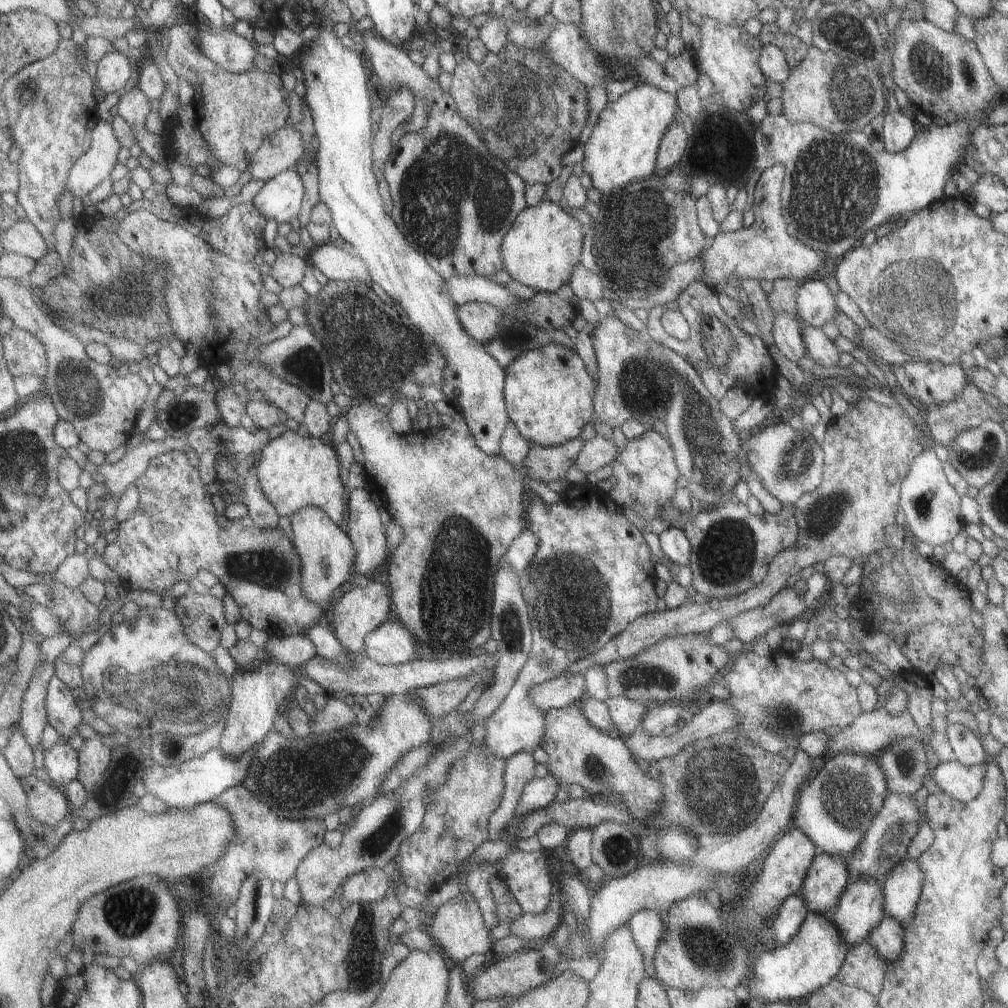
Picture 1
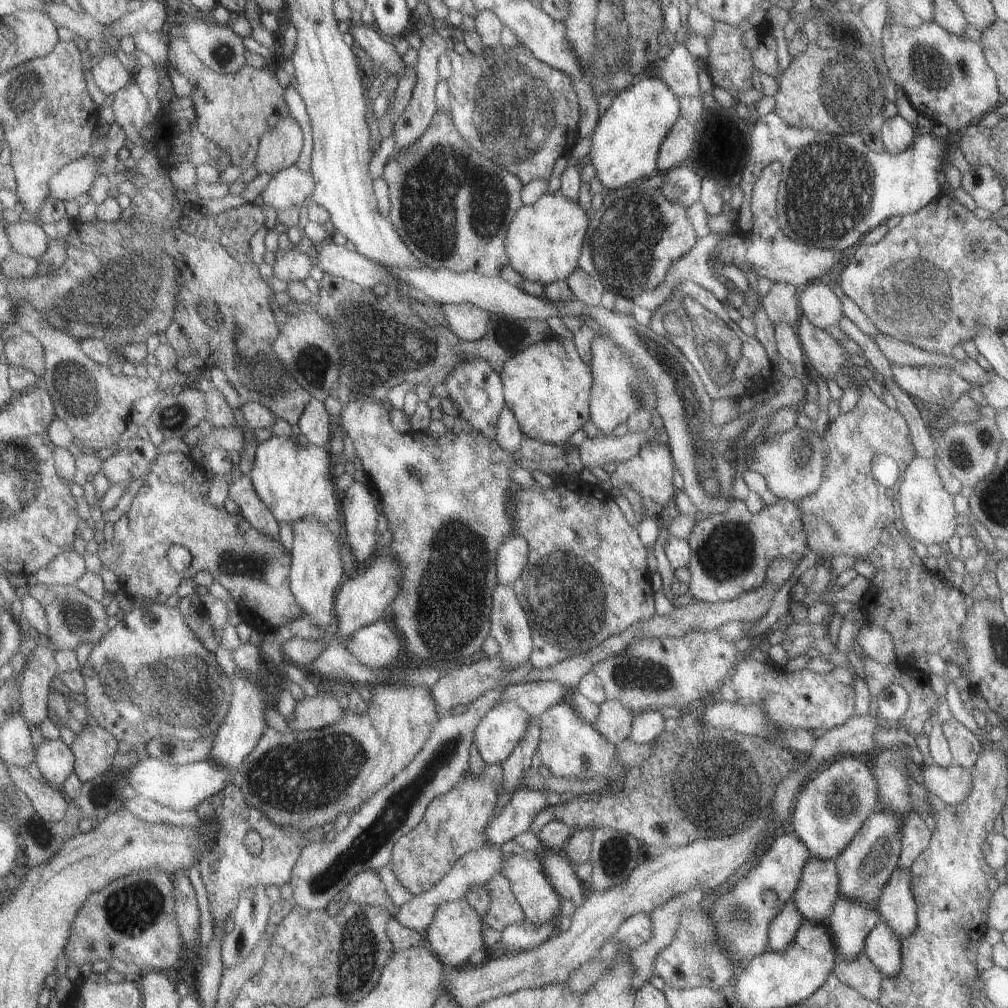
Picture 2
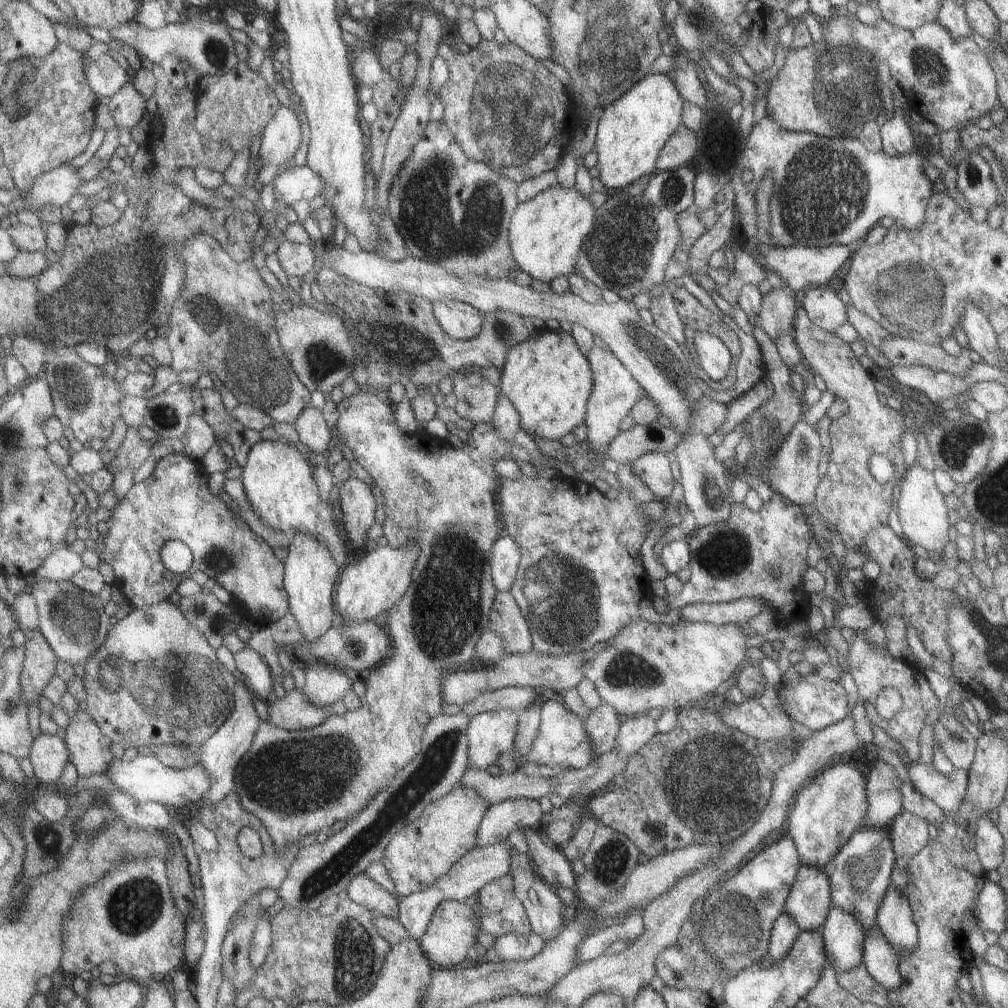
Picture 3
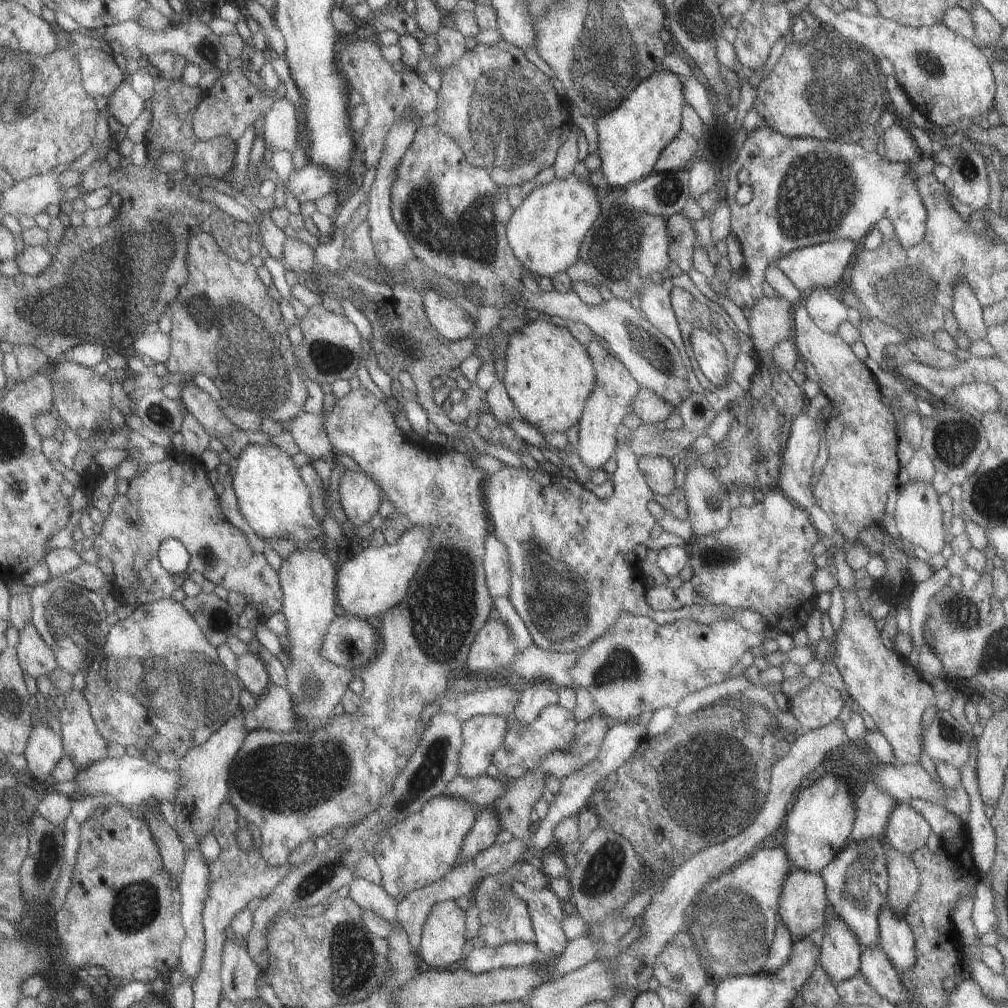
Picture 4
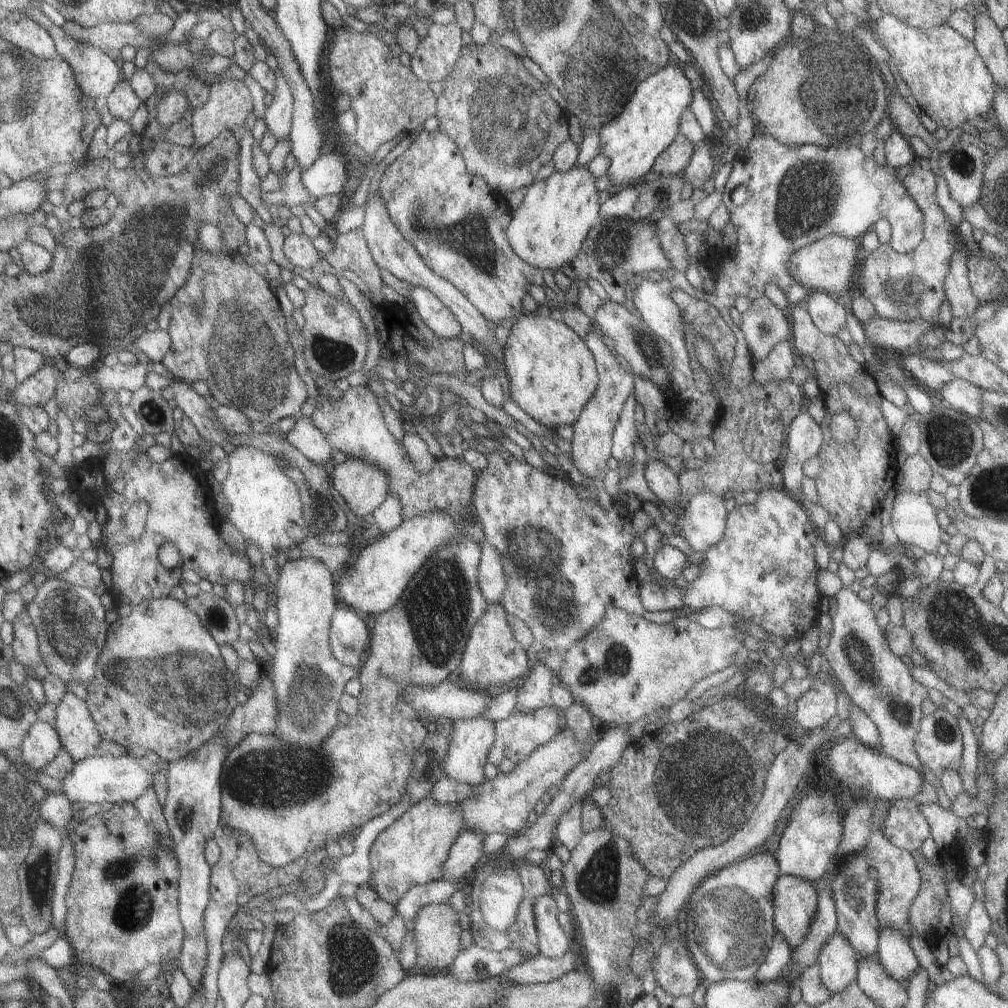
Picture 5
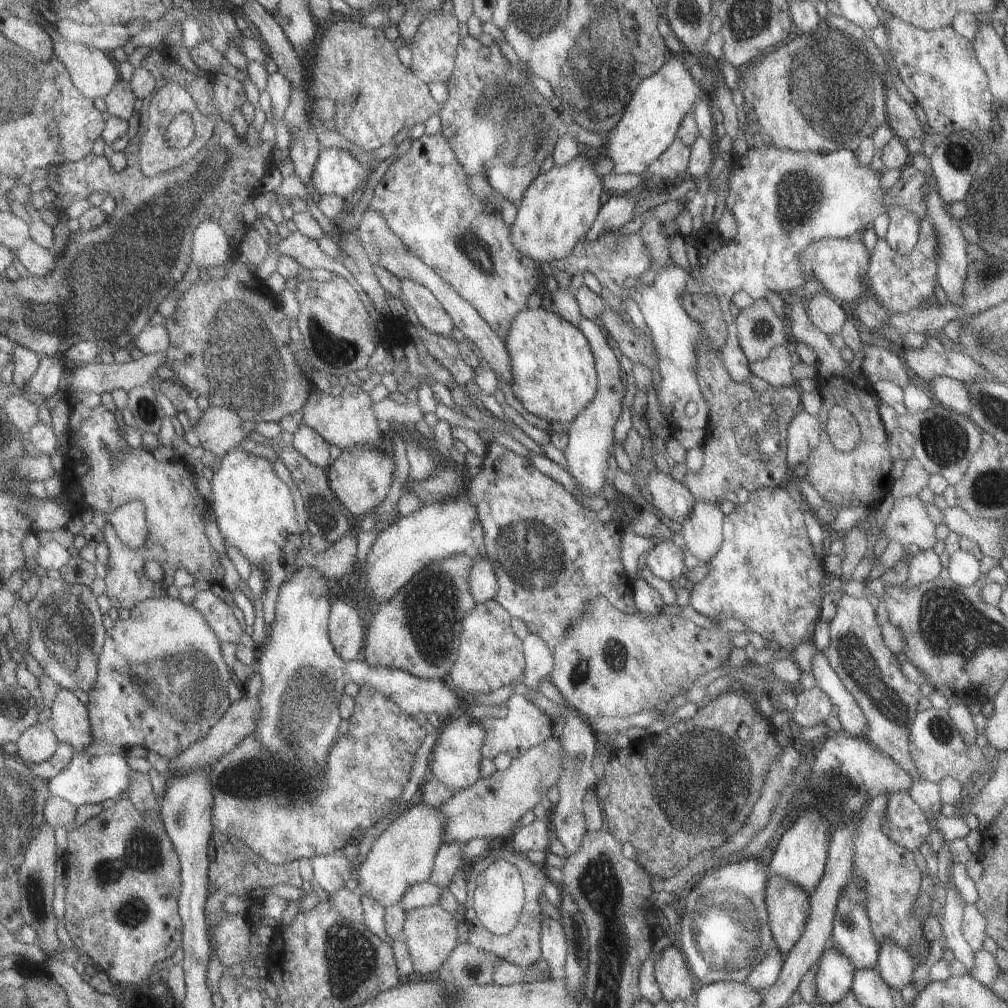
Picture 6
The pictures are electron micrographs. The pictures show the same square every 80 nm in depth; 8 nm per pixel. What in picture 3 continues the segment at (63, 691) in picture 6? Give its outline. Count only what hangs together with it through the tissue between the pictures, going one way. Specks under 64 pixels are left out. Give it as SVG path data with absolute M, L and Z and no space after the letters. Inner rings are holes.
M71 678L67 684L67 691L78 701L77 712L69 718L69 725L63 731L68 750L70 751L70 762L77 768L79 777L104 774L114 762L111 754L111 740L105 737L97 722L88 714L85 708L86 687L81 678Z

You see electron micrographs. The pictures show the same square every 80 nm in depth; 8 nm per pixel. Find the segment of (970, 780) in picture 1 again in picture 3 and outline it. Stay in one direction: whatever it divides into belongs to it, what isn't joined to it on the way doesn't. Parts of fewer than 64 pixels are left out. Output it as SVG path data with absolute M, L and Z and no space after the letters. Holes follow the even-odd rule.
M911 762L906 777L916 792L931 800L943 812L957 810L968 784L968 772L965 770L954 769L949 775L941 775L921 762Z

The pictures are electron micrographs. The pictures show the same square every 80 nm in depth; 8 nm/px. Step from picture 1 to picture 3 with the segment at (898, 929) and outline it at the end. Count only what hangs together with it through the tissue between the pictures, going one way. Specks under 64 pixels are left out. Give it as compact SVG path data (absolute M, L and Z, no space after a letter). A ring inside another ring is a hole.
M873 924L869 934L864 937L861 966L885 992L893 992L901 984L898 960L897 954L891 950L885 938L881 938L877 926Z

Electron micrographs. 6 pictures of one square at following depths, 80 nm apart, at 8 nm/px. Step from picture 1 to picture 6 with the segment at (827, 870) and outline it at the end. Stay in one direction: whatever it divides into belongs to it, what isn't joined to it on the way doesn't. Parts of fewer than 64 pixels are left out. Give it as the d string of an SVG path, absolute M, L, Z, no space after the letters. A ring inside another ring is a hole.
M774 873L769 874L763 892L772 944L785 956L803 932L809 915L809 897L793 882Z

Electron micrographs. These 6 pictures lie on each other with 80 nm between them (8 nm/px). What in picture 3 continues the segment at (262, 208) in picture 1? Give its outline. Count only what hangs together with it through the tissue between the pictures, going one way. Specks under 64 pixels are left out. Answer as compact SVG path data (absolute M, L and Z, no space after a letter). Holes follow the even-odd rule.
M292 164L281 170L272 184L275 198L284 202L286 206L292 206L295 202L312 202L324 193L324 180L308 165Z

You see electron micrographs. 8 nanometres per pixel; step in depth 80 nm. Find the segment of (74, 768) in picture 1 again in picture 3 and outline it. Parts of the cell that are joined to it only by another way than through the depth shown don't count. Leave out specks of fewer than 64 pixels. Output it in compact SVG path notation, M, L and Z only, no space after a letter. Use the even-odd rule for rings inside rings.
M41 733L35 738L28 759L34 768L35 780L56 788L57 780L64 776L70 764L70 751L63 735Z

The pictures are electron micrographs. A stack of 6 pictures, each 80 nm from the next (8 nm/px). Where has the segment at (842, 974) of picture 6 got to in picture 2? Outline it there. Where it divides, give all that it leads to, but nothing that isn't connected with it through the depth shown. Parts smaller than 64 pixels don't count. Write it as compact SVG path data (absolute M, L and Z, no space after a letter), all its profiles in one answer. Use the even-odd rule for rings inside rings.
M838 900L823 923L837 960L855 960L862 953L865 936L878 922L876 908L863 902Z

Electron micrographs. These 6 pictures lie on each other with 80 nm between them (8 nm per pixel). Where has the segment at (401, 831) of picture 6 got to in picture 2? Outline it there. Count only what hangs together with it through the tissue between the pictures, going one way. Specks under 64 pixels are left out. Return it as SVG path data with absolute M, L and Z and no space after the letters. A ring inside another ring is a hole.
M487 764L481 774L471 776L466 773L453 790L429 804L421 824L395 844L388 865L405 890L413 895L431 890L465 854L485 844L483 830L489 816L497 808L497 788L502 779L503 768L500 764Z

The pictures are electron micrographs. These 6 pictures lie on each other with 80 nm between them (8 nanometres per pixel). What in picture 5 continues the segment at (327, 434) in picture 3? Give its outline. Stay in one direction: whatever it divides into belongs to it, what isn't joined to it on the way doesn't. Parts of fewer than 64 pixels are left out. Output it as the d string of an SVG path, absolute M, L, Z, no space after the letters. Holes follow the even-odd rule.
M301 417L288 432L286 439L311 462L330 466L333 446L329 444L325 434L311 422L311 417Z

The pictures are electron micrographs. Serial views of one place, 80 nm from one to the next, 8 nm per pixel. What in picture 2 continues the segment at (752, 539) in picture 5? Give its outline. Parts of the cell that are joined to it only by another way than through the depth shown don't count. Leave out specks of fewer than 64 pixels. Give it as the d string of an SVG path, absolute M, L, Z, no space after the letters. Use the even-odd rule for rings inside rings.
M732 498L721 514L713 514L695 522L687 536L687 545L691 557L686 568L691 576L685 595L690 596L691 600L707 602L729 601L745 592L761 588L769 562L775 558L787 558L797 565L807 552L801 512L796 503L781 498L777 498L771 506L764 505L755 513L748 512L743 502Z

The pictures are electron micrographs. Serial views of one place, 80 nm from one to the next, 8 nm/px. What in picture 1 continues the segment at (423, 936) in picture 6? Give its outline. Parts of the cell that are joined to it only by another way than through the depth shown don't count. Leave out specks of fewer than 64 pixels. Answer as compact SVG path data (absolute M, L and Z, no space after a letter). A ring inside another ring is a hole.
M464 890L463 894L459 894L454 900L449 900L443 904L434 915L434 920L428 928L431 936L435 938L438 946L442 949L443 955L452 965L462 963L467 956L481 952L485 956L485 952L491 948L491 940L489 940L489 930L483 924L483 918L479 914L479 908L475 904L475 900L469 900L471 896Z

